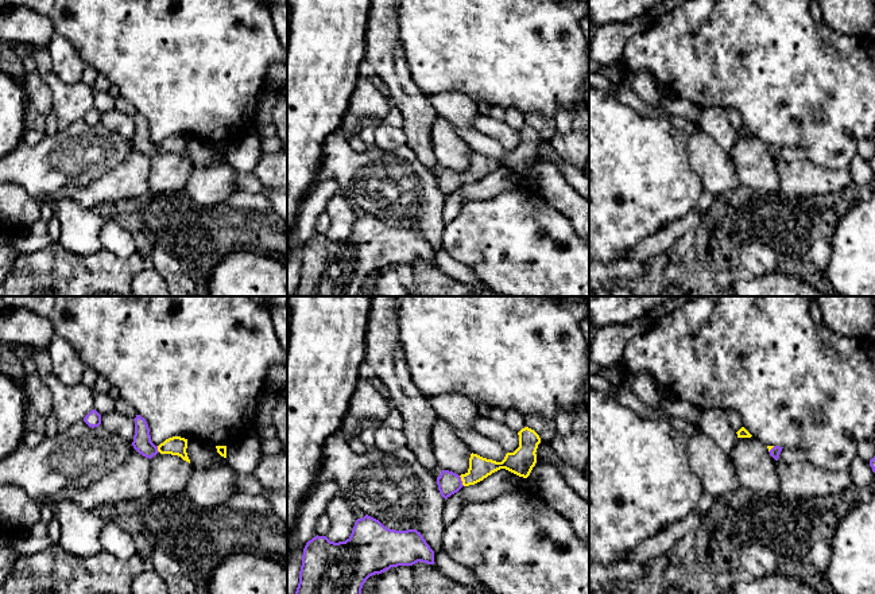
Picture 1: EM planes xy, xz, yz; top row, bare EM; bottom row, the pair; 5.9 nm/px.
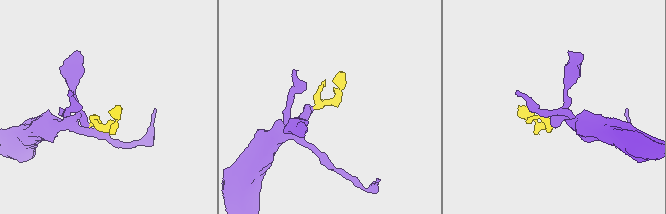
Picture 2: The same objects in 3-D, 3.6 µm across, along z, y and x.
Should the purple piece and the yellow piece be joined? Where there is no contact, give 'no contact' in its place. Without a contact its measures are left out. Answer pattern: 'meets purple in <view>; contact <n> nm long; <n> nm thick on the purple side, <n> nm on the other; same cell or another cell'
meets purple in xz; contact 70 nm long; 140 nm thick on the purple side, 130 nm on the other; same cell

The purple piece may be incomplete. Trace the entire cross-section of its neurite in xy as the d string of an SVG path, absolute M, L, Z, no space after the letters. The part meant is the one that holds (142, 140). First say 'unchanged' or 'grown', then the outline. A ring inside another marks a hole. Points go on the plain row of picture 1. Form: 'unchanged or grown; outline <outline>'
grown; outline M136 113L133 119L135 119L135 133L132 144L139 152L150 158L158 151L171 152L171 154L178 154L183 159L190 162L190 158L186 151L187 137L181 135L173 135L166 137L159 144L155 144L151 140L150 127L146 117L142 116L140 113Z

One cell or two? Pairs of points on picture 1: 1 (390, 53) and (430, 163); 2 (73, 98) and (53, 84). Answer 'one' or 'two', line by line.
1: one
2: one

